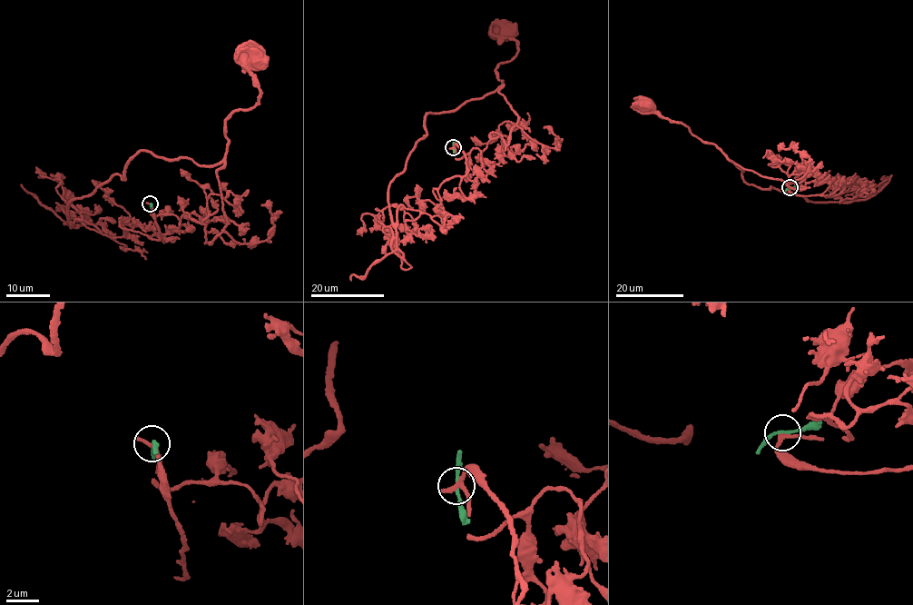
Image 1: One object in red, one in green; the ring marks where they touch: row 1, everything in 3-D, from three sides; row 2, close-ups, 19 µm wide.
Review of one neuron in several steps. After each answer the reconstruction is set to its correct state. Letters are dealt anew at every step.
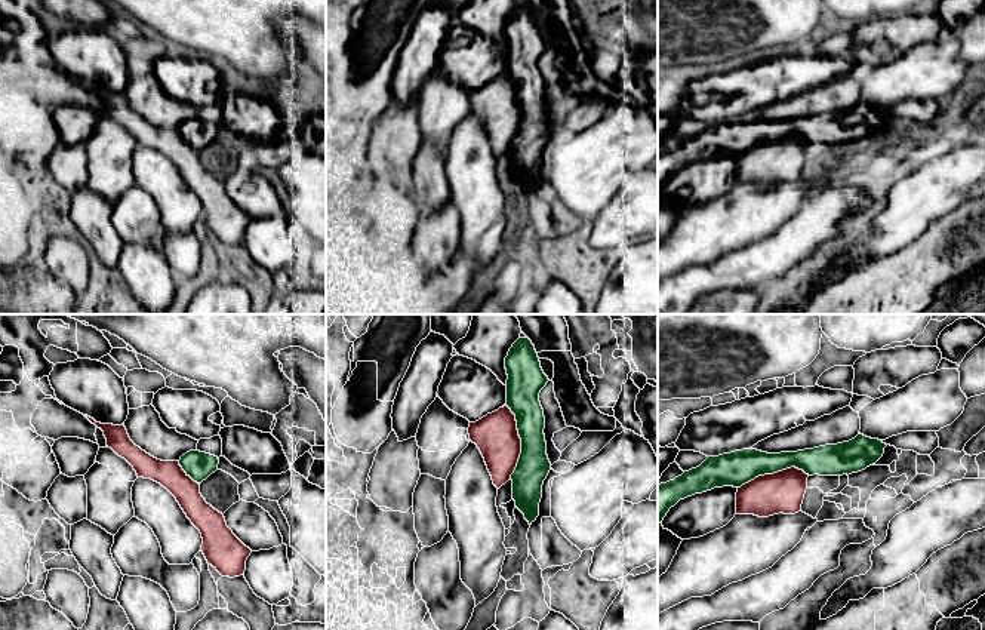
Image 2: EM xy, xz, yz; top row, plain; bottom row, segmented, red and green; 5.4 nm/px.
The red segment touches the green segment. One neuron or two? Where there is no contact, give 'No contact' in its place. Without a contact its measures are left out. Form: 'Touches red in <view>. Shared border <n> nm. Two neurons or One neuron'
Touches red in xz. Shared border 400 nm. Two neurons

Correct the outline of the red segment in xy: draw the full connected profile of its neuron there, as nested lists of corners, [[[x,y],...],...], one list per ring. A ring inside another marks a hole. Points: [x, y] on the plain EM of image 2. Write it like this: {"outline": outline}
{"outline": [[[84,84],[104,99],[107,114],[124,126],[138,145],[160,151],[176,166],[187,185],[201,202],[201,219],[209,233],[222,245],[244,243],[246,228],[252,218],[227,194],[224,182],[206,170],[200,162],[200,153],[182,138],[179,129],[161,129],[151,125],[130,108],[123,92],[101,92]]]}

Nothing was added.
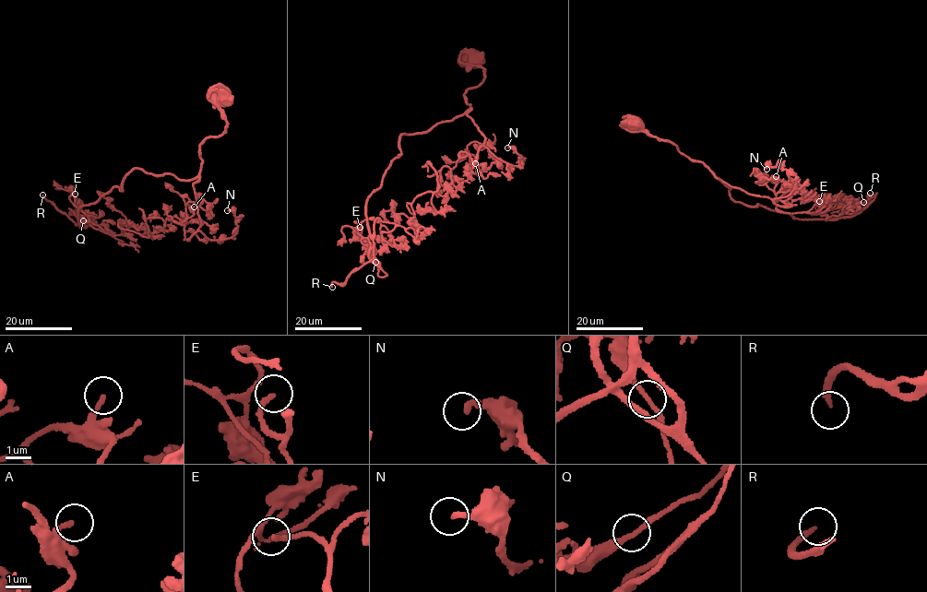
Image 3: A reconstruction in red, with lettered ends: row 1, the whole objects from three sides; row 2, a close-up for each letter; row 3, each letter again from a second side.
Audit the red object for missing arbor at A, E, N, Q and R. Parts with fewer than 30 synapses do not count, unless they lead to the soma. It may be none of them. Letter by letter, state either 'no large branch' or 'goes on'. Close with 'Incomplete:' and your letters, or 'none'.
A: no large branch
E: goes on
N: no large branch
Q: no large branch
R: goes on
Incomplete: E, R

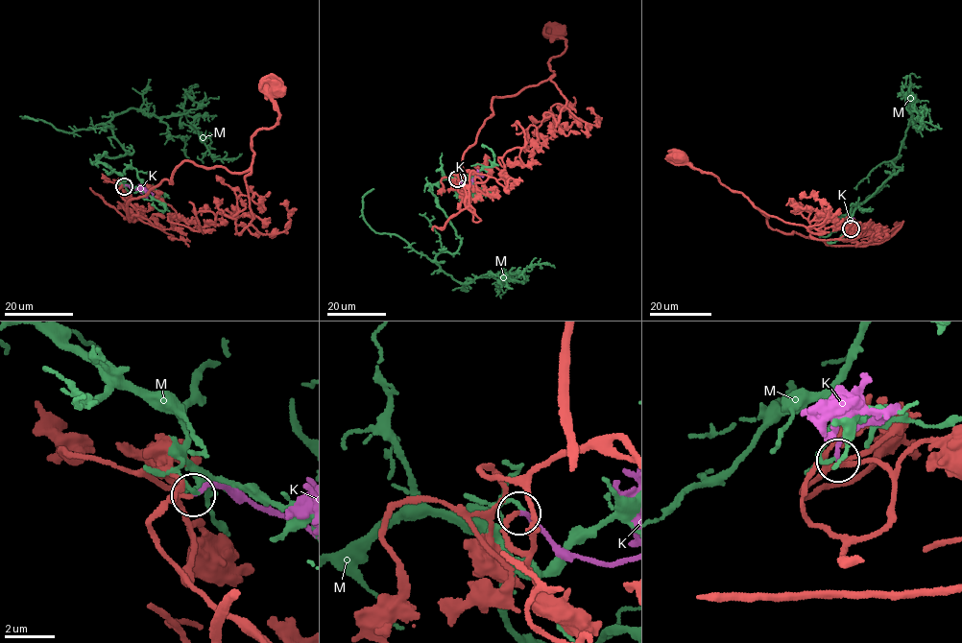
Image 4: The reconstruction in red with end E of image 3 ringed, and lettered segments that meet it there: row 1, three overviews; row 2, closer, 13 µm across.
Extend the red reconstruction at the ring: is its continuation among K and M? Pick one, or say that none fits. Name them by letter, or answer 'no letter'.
K

